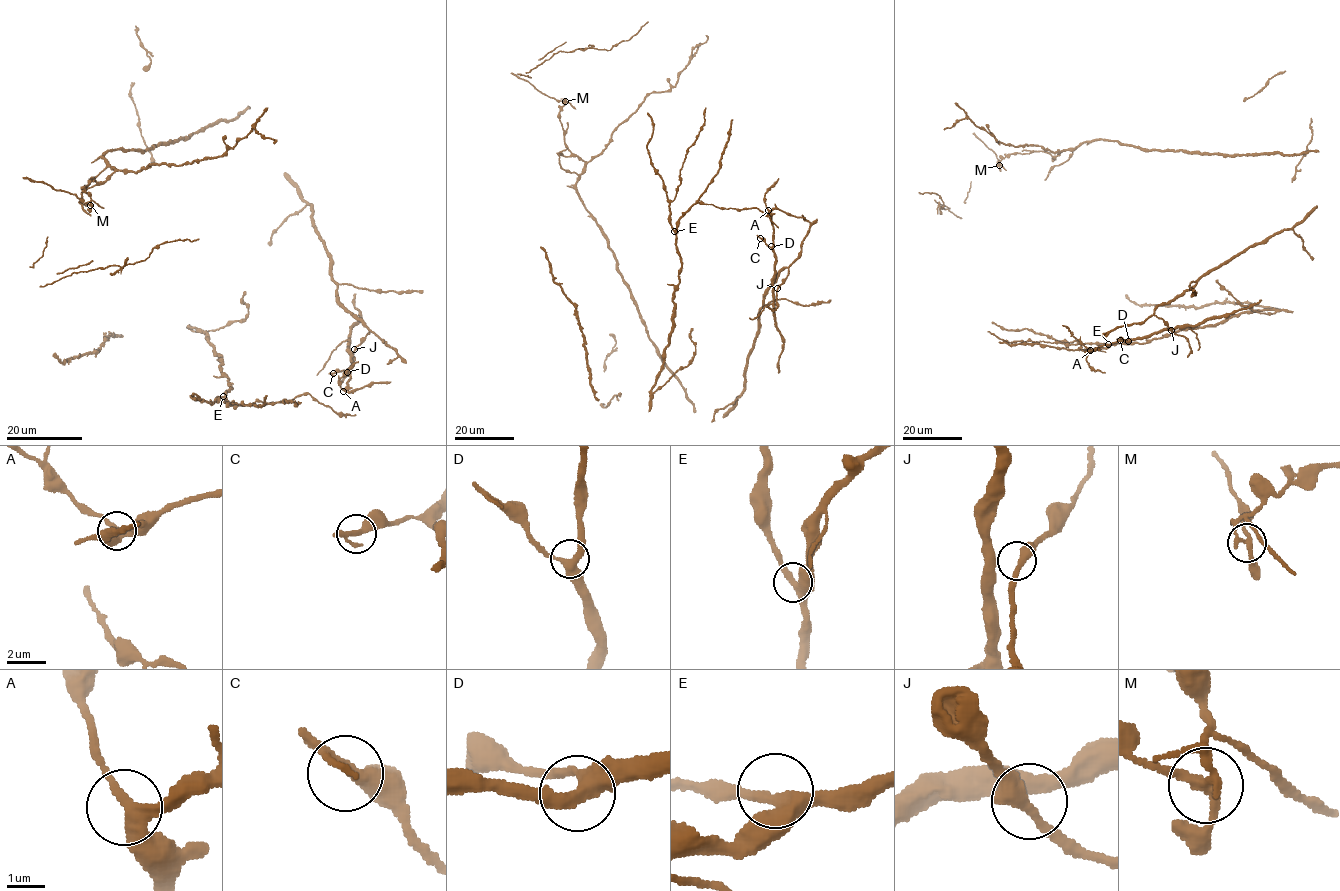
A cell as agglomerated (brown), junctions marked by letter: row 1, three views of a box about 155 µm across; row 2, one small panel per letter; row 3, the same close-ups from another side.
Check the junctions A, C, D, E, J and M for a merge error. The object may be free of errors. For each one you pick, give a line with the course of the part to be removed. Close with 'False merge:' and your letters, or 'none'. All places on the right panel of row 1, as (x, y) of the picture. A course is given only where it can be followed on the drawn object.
False merge: M

